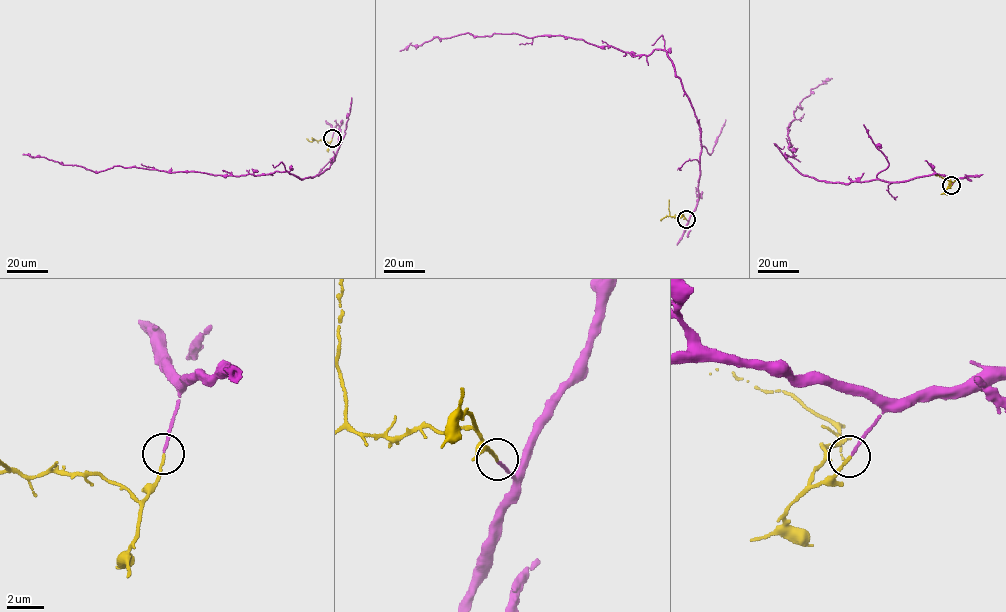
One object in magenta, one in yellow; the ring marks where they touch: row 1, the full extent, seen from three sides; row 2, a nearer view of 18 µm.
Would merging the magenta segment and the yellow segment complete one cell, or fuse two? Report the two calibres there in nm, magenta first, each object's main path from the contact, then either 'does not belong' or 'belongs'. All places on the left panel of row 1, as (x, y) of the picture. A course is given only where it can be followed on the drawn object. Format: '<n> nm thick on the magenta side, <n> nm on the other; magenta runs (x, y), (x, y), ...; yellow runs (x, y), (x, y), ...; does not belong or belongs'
140 nm thick on the magenta side, 140 nm on the other; magenta runs (332, 138), (339, 129), (334, 161), (302, 180), (287, 171), (237, 176), (114, 165), (93, 172), (23, 154); yellow runs (332, 138), (329, 143), (312, 139); belongs

